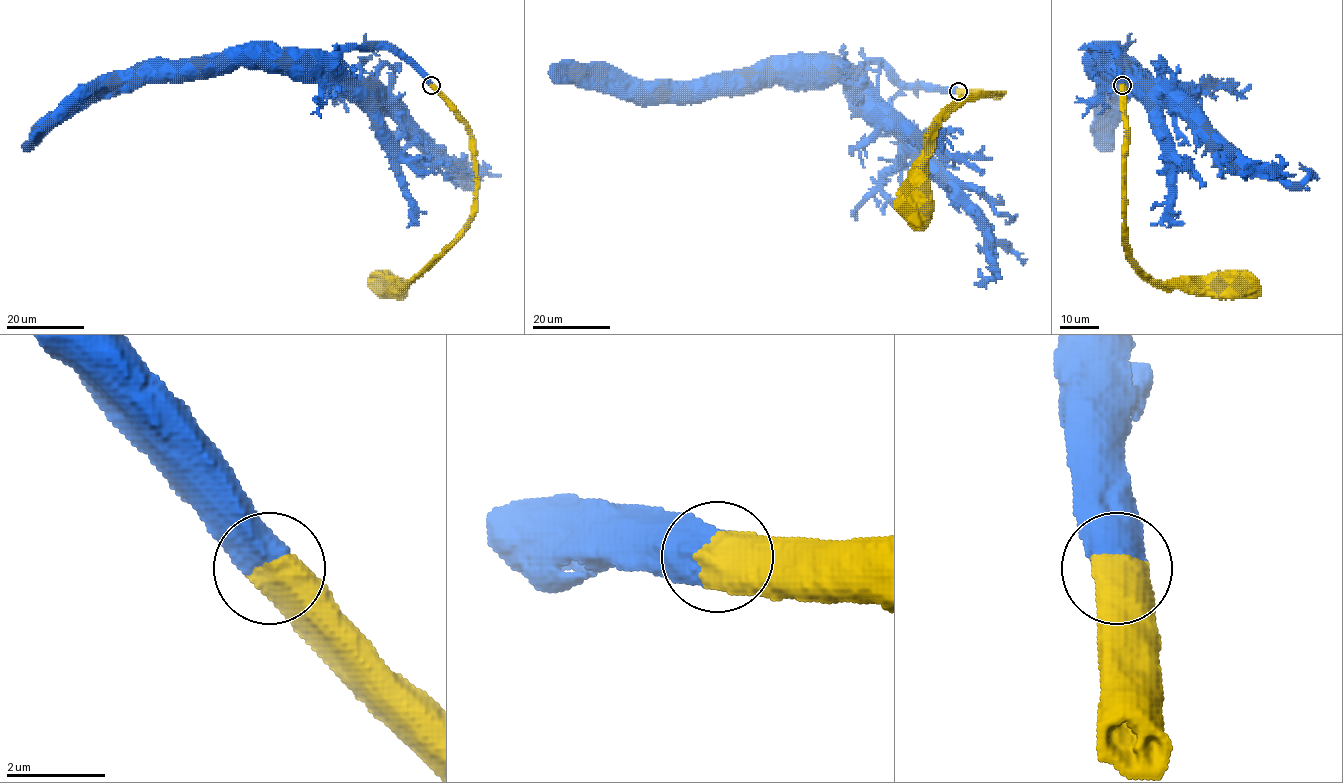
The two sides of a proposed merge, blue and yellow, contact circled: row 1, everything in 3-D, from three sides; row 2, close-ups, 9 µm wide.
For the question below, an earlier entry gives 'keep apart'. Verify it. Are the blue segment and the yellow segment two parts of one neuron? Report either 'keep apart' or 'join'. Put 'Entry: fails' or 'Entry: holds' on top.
Entry: fails
join

